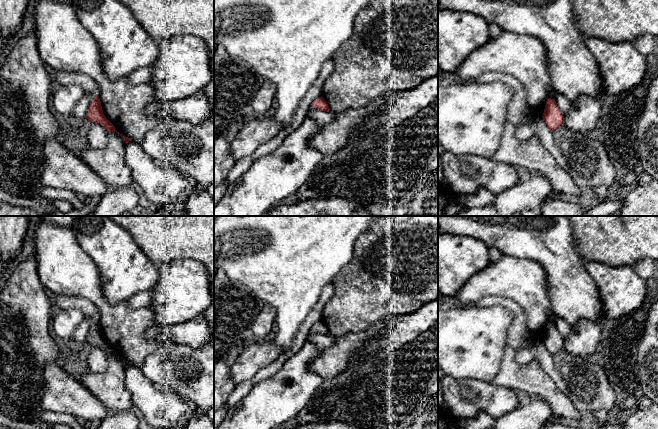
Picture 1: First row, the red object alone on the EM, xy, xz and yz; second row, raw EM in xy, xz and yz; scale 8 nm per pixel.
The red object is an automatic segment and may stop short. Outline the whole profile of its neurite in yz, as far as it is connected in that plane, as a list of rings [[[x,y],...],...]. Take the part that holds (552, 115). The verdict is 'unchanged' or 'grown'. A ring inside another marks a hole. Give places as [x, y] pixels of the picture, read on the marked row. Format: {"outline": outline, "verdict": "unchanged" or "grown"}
{"outline": [[[553,88],[548,89],[549,98],[546,101],[543,120],[551,131],[556,130],[564,122],[564,116],[555,102],[557,92]]], "verdict": "grown"}

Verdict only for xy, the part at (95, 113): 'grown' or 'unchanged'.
grown

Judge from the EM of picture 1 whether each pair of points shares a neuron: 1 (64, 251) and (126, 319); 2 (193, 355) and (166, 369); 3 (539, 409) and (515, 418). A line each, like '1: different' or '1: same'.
1: same
2: same
3: same

